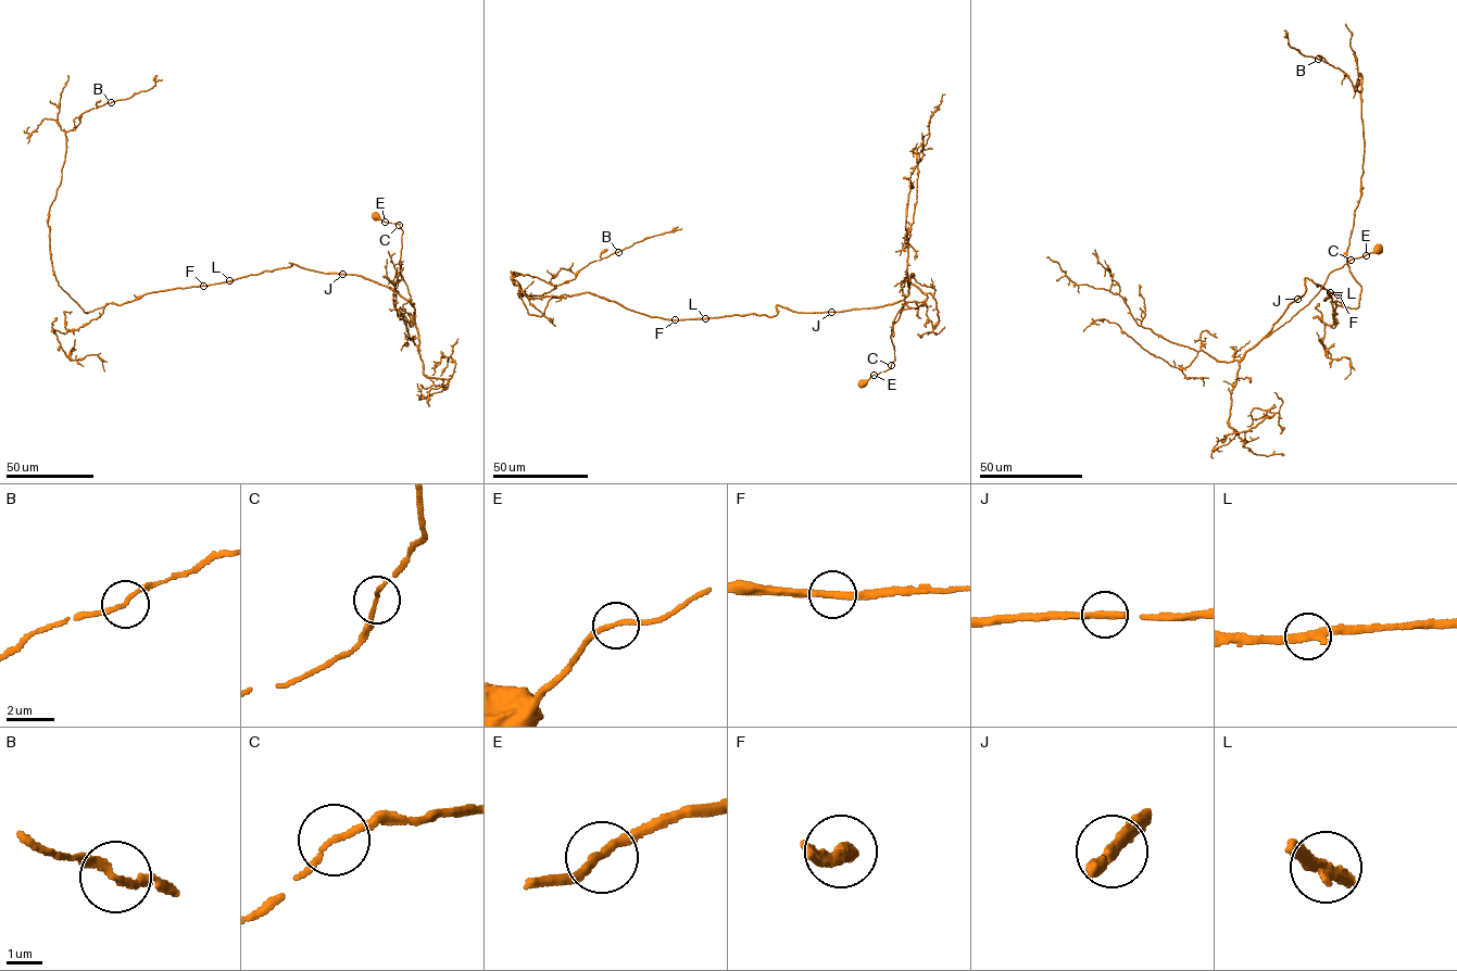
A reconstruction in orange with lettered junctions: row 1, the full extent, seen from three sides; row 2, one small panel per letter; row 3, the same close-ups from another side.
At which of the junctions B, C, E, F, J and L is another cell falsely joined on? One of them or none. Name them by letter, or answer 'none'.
none

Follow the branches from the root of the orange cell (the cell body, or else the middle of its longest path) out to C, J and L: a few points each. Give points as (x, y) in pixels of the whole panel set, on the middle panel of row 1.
C: (863, 383), (891, 365)
J: (863, 383), (873, 375), (888, 370), (894, 360), (891, 329), (904, 301), (831, 312)
L: (863, 383), (894, 360), (891, 329), (903, 300), (836, 312), (794, 312), (777, 305), (774, 316), (705, 318)

